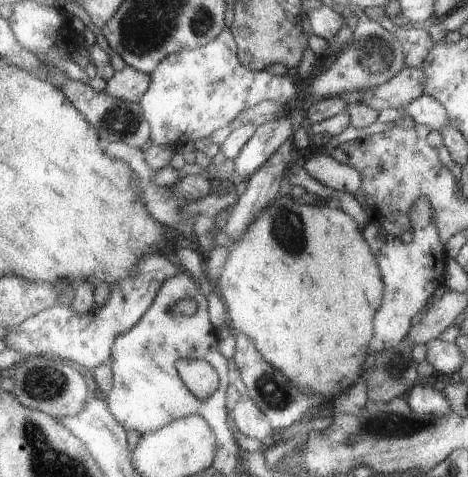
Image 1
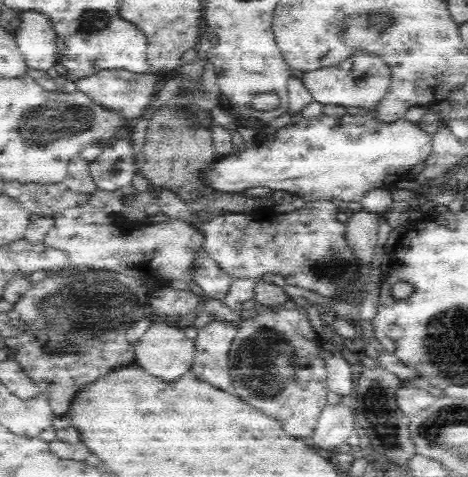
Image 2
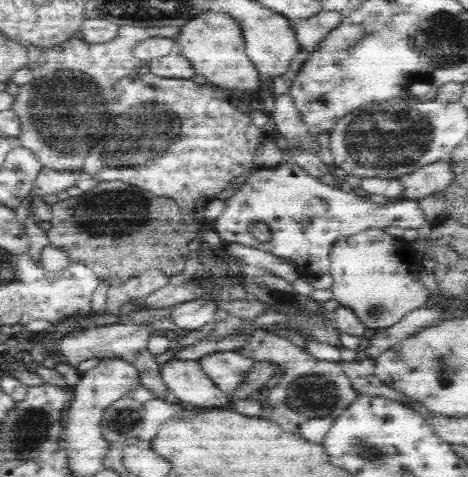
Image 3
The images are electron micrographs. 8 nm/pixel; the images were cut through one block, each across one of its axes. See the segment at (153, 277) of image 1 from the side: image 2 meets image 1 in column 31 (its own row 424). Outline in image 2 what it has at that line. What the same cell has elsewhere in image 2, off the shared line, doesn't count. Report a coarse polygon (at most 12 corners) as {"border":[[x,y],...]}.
{"border":[[326,406],[314,444],[334,450],[356,432],[354,406]]}

